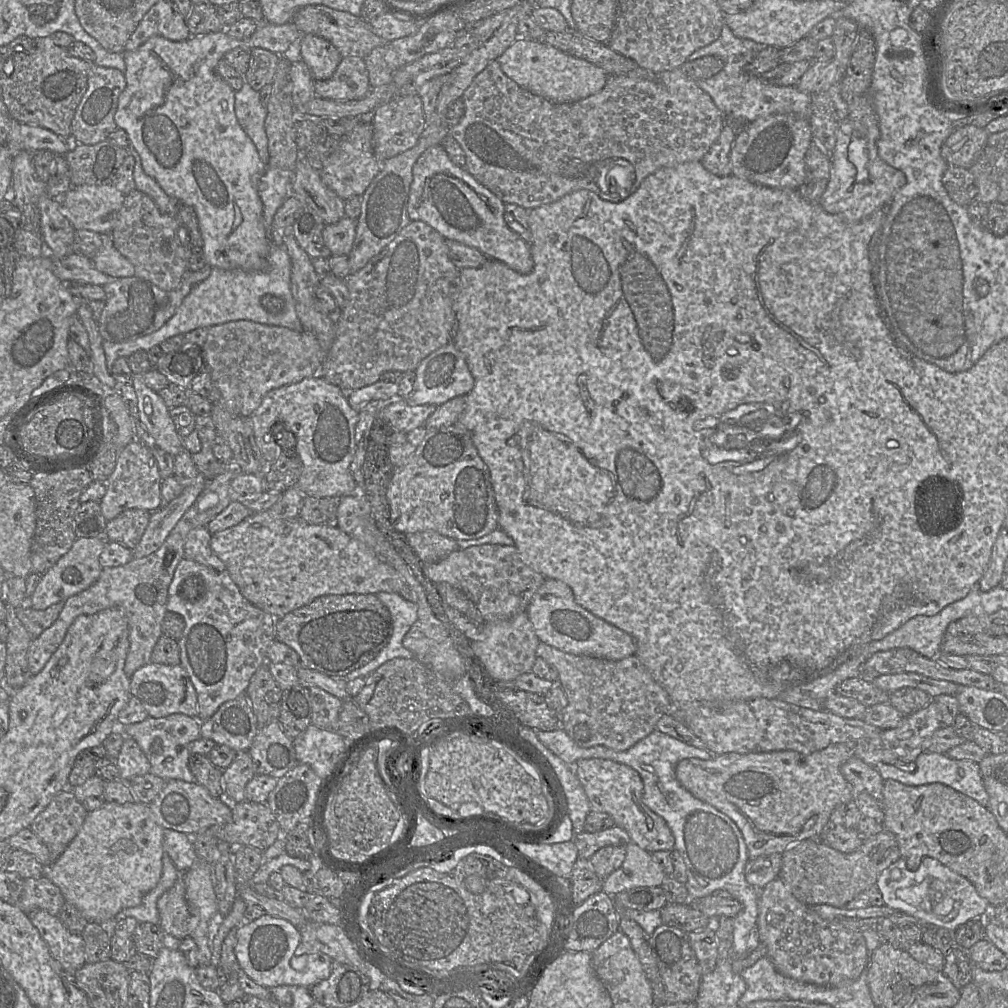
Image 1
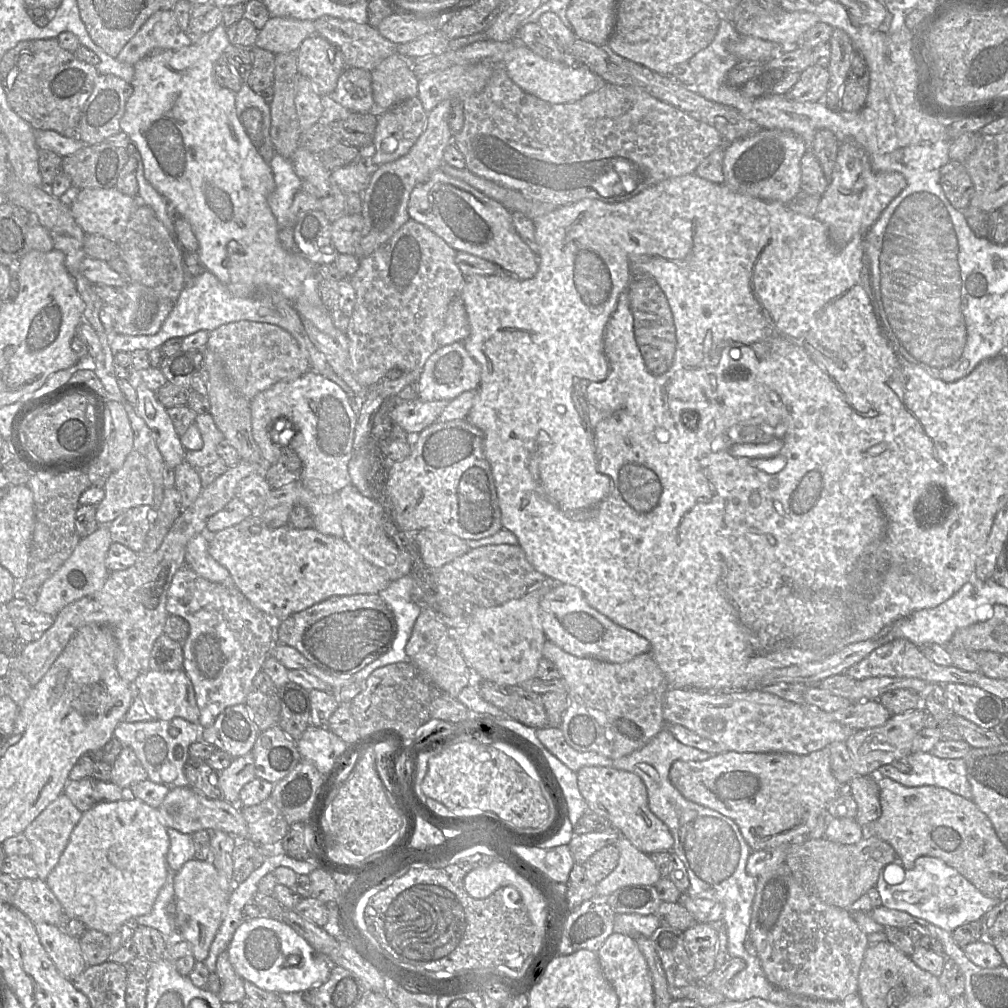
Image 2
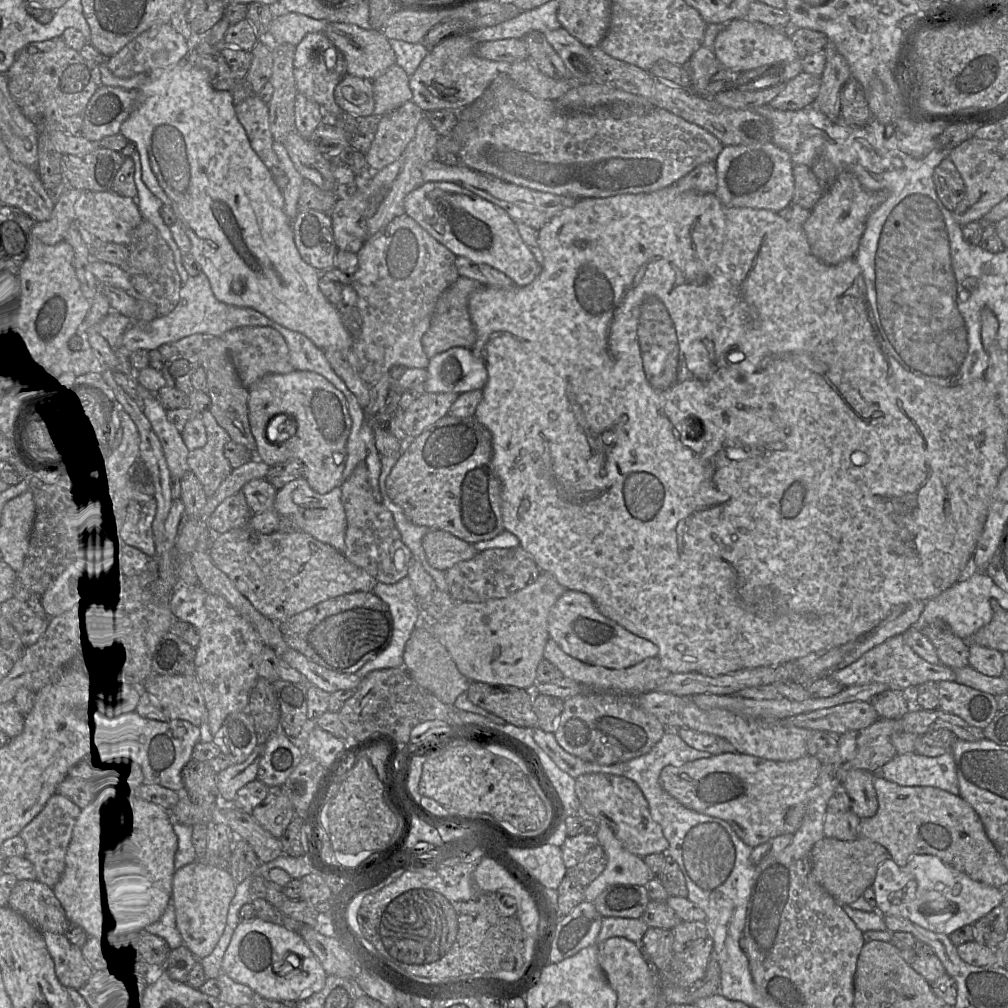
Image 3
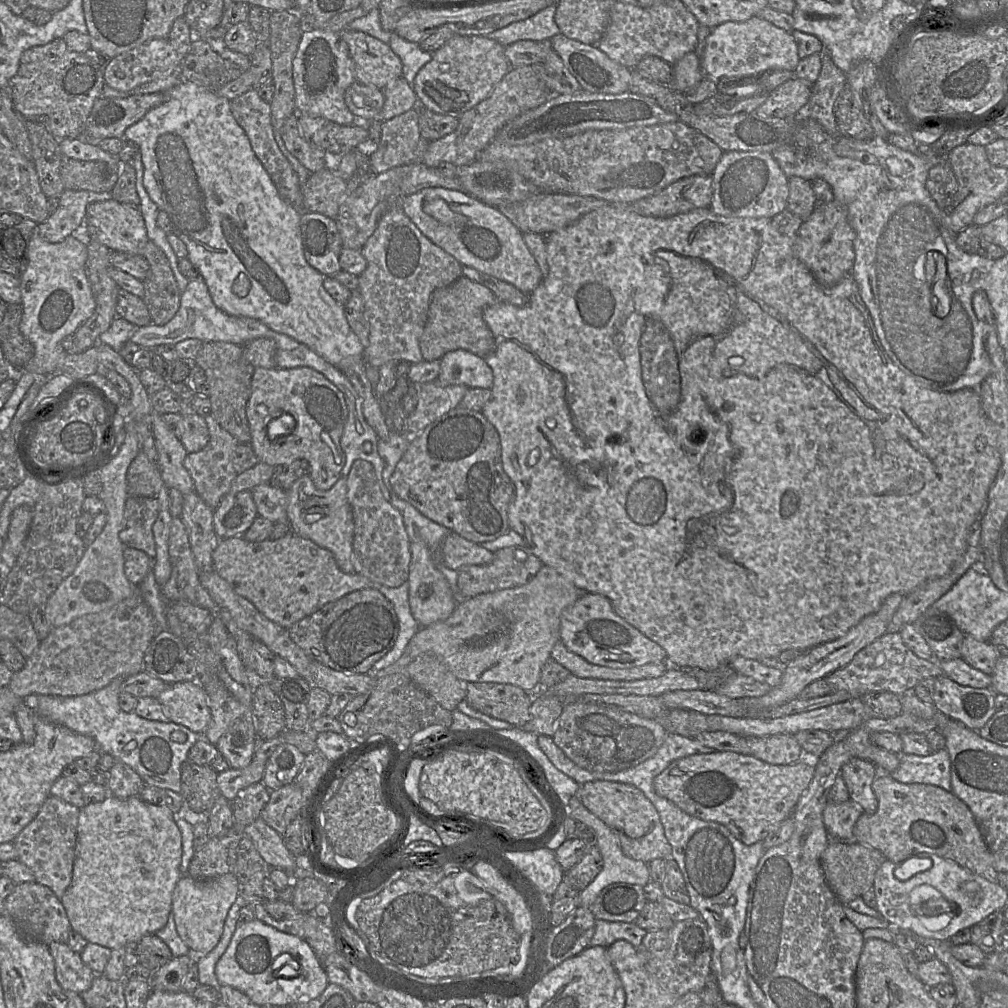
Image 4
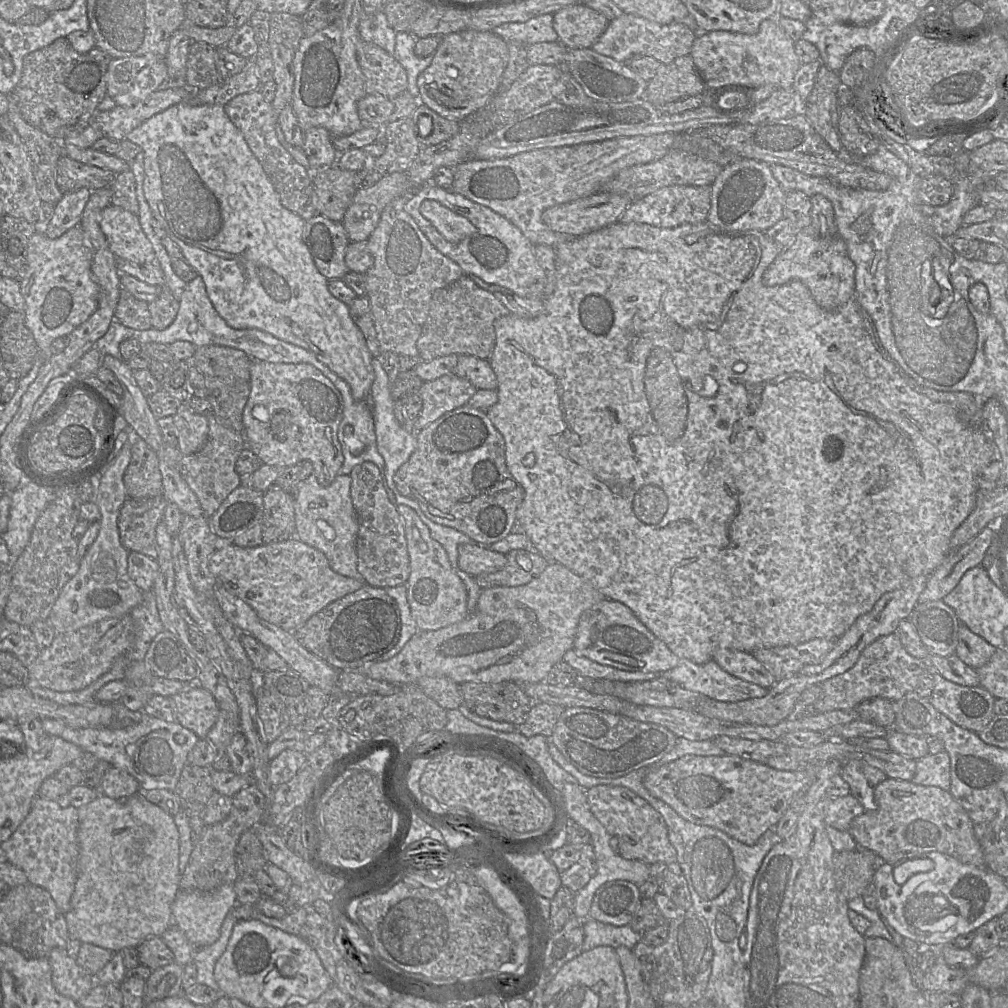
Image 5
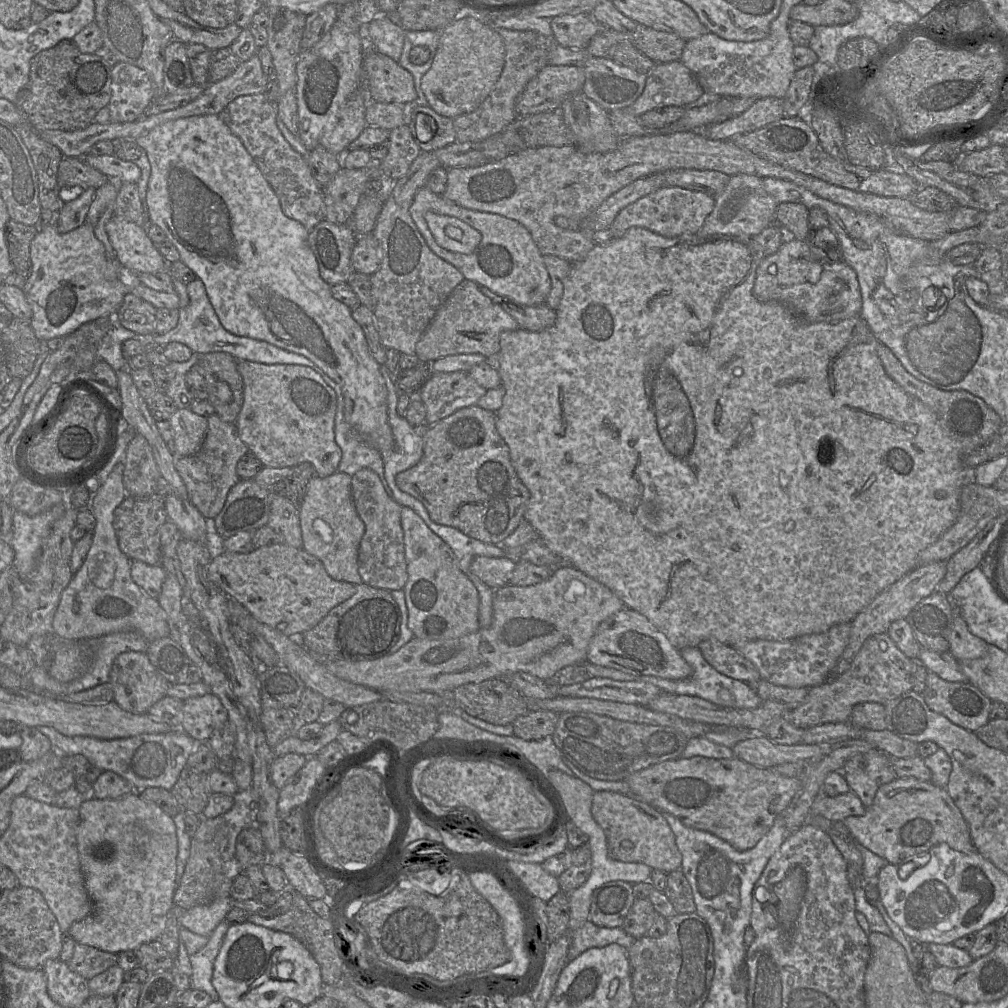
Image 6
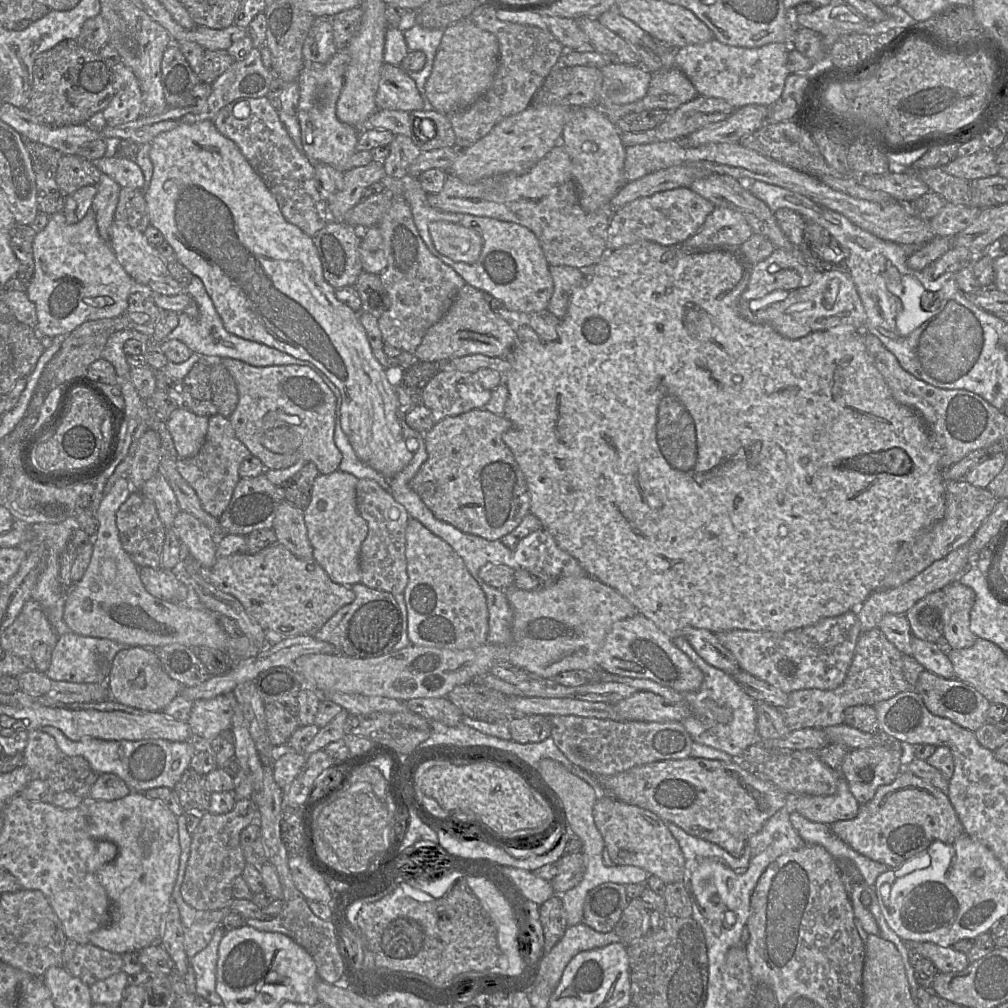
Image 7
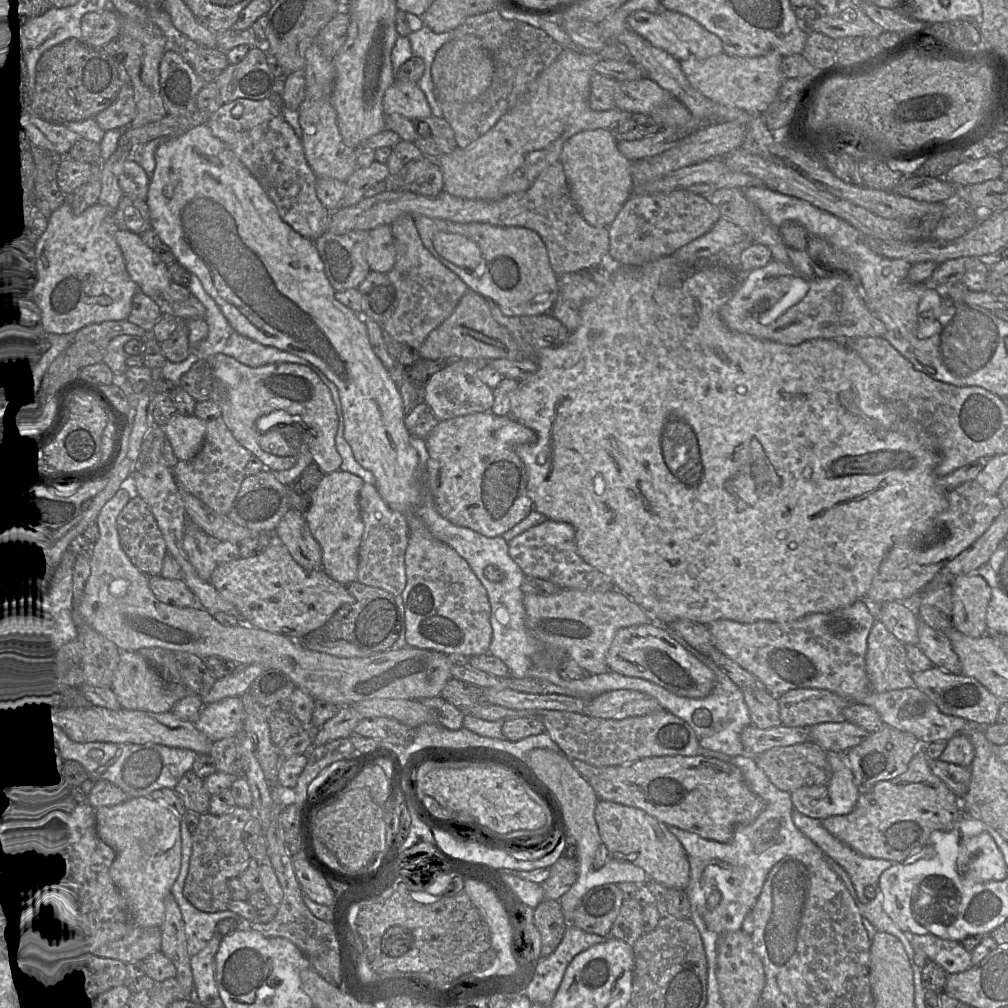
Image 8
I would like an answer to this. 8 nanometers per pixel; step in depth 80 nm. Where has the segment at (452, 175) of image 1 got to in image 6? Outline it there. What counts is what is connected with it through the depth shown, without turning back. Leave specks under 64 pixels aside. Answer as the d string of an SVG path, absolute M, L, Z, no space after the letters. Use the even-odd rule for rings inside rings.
M427 187L417 191L409 207L409 213L428 247L438 257L456 267L465 279L484 286L518 305L535 306L545 303L551 289L550 276L543 255L531 233L518 221L499 214L464 208L443 195L433 193ZM427 211L458 218L479 231L481 242L476 250L471 254L461 254L439 246L424 218Z

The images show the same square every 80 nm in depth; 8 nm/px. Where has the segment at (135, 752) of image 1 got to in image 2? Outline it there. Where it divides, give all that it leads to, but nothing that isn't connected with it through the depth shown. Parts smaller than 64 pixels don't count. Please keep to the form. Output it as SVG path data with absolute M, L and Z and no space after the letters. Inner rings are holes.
M125 746L112 765L111 780L124 790L148 779L147 772L132 748Z

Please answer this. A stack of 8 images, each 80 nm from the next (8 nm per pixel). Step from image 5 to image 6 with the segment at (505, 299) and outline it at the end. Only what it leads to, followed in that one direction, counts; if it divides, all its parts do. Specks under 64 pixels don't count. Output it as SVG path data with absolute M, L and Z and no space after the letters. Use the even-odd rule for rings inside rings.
M502 301L501 307L518 323L519 328L527 331L542 331L552 327L556 321L556 311L546 303L525 306L510 301Z

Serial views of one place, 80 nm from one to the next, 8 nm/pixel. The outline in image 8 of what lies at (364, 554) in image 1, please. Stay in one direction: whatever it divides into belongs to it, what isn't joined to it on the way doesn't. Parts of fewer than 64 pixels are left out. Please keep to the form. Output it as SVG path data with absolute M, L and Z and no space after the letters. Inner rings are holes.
M276 540L257 555L217 564L210 583L235 605L249 626L293 639L303 639L323 628L343 604L355 601L347 585L332 579L322 568L304 569Z

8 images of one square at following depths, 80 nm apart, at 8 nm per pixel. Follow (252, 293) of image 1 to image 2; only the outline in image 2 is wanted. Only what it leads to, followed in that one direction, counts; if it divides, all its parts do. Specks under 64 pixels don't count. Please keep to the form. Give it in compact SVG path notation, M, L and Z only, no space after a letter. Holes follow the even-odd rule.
M208 270L195 277L184 286L175 301L172 311L156 334L146 336L117 334L110 338L109 346L113 355L121 351L132 353L139 349L150 351L155 348L160 348L162 344L170 338L184 338L200 330L211 332L221 325L243 320L270 323L288 331L295 338L301 351L308 360L309 371L320 374L340 386L349 397L352 409L358 415L361 409L362 399L355 395L353 390L344 380L333 371L324 354L318 351L313 345L302 325L299 313L295 310L292 303L275 293L266 292L256 293L253 296L244 298L236 297L230 293L226 285L222 284L217 277Z

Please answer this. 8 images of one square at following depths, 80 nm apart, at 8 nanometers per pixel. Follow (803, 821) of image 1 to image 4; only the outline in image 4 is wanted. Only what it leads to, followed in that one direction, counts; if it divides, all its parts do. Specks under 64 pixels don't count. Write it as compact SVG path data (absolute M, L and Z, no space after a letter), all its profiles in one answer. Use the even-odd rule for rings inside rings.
M731 751L696 754L673 761L653 780L655 792L690 816L724 825L745 845L763 841L783 821L791 817L815 773L814 760L806 757L789 765L772 765L753 755ZM832 839L822 853L820 863L830 889L842 905L846 905L873 887L876 871L885 859L880 851L855 840Z

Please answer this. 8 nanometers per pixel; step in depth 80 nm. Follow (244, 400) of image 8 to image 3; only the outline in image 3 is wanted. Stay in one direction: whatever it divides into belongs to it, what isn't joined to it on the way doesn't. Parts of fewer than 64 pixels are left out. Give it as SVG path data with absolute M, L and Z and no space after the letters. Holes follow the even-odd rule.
M302 370L267 374L248 390L248 419L256 443L256 457L269 467L290 458L300 459L304 463L303 476L319 494L326 494L340 486L347 461L347 440L352 428L344 394L322 375ZM278 414L286 414L292 420L289 435L270 442L267 425Z

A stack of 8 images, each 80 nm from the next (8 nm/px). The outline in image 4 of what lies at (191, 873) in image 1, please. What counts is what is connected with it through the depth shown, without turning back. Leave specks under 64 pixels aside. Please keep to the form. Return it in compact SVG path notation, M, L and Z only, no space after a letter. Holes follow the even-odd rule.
M232 873L196 881L187 874L178 880L172 896L172 912L177 933L194 955L206 955L219 942L228 911L240 894L240 884Z

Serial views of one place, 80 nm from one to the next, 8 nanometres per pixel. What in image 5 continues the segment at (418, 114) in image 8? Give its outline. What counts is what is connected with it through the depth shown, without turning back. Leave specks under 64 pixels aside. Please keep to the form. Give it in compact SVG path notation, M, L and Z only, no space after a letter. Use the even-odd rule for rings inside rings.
M361 39L357 59L366 80L367 93L373 92L393 100L408 89L407 73L403 66L379 46Z

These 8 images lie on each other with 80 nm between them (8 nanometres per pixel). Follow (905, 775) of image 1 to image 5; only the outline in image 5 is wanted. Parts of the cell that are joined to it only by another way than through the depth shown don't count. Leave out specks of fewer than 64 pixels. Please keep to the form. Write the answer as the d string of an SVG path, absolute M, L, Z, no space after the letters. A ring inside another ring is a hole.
M942 750L927 754L916 760L915 774L911 780L915 784L937 786L943 790L950 789L950 756Z

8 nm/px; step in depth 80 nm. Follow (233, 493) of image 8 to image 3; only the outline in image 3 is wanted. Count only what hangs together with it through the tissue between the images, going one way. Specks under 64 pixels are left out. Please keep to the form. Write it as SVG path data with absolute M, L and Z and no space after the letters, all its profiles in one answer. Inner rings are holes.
M210 411L201 414L207 442L202 448L189 451L187 464L203 486L207 497L212 496L233 470L224 456L224 445L231 441L229 434L216 422Z

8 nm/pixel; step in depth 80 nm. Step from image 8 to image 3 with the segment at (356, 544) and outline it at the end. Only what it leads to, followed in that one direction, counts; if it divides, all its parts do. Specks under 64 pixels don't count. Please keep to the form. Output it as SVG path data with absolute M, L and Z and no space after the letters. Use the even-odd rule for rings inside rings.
M301 476L277 491L273 507L279 515L292 517L300 531L344 553L347 520L341 501L341 485L326 494L319 494L310 487L306 478Z

